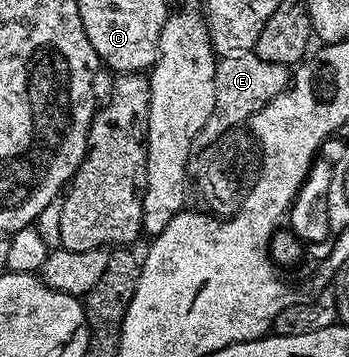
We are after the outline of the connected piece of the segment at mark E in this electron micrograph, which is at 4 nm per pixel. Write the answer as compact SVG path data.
M237 50L234 54L224 54L218 58L216 68L216 113L208 118L204 124L205 130L210 130L210 136L218 136L220 132L226 134L233 131L235 122L240 118L246 119L260 108L264 108L287 89L292 77L291 71L280 64L272 64L268 60L260 60L260 56L253 50Z

